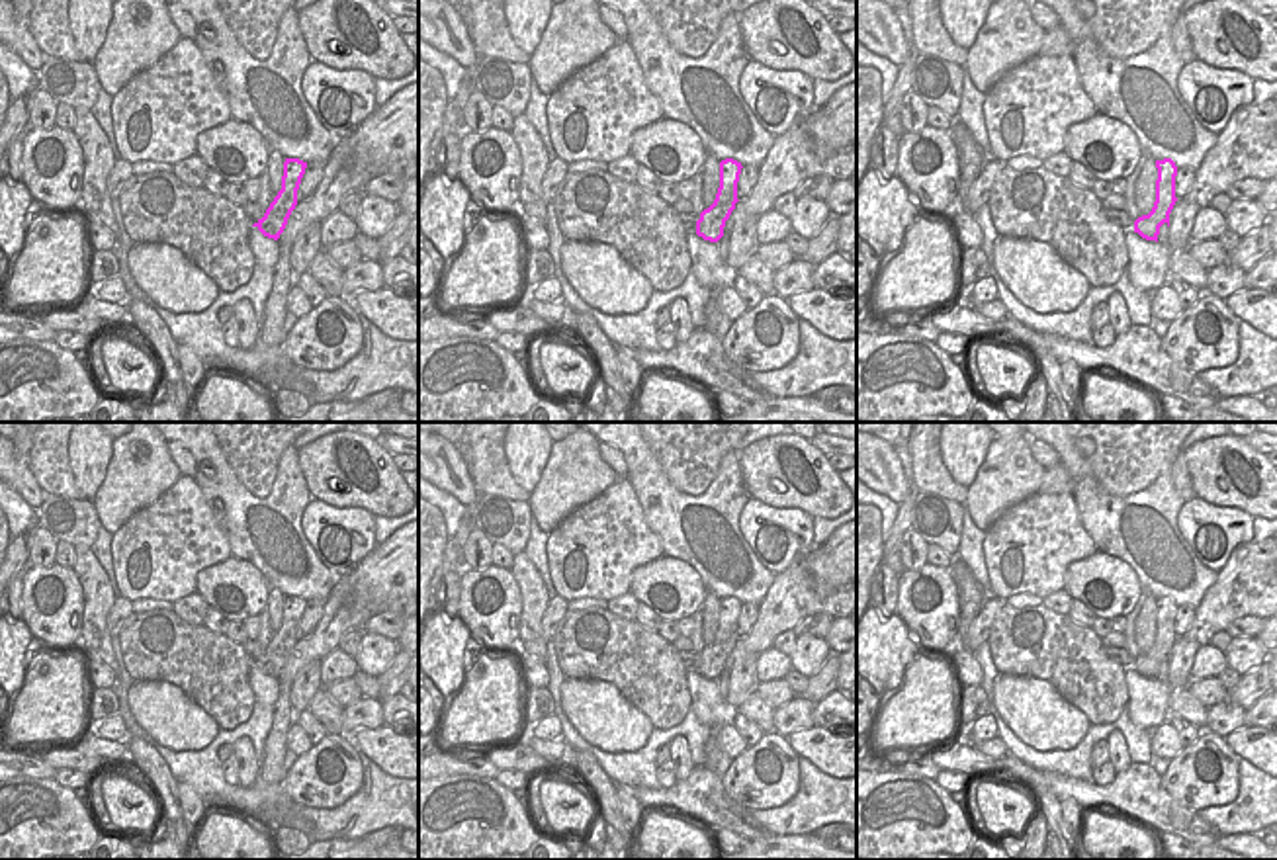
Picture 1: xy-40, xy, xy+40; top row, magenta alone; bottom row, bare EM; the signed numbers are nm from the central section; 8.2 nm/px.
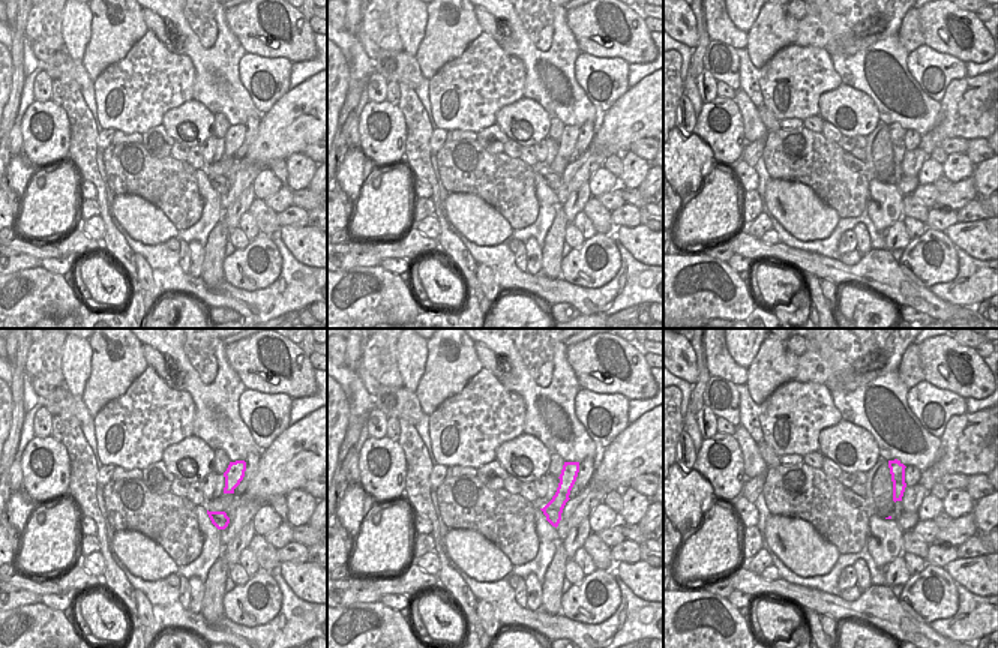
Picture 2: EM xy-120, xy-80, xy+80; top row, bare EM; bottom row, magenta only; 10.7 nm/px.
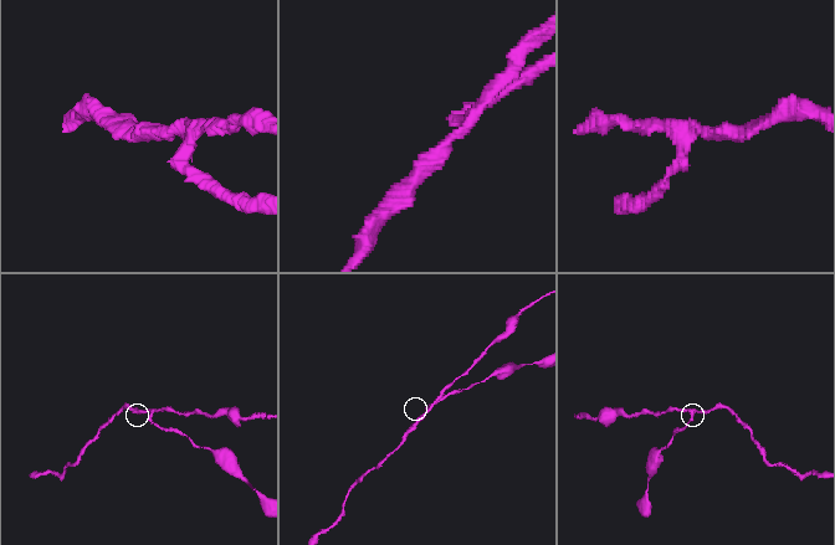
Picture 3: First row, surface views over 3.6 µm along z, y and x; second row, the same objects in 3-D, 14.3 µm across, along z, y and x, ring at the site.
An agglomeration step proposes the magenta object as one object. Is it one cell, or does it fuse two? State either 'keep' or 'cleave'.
cleave

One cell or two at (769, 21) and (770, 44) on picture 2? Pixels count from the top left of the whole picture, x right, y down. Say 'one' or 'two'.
one

